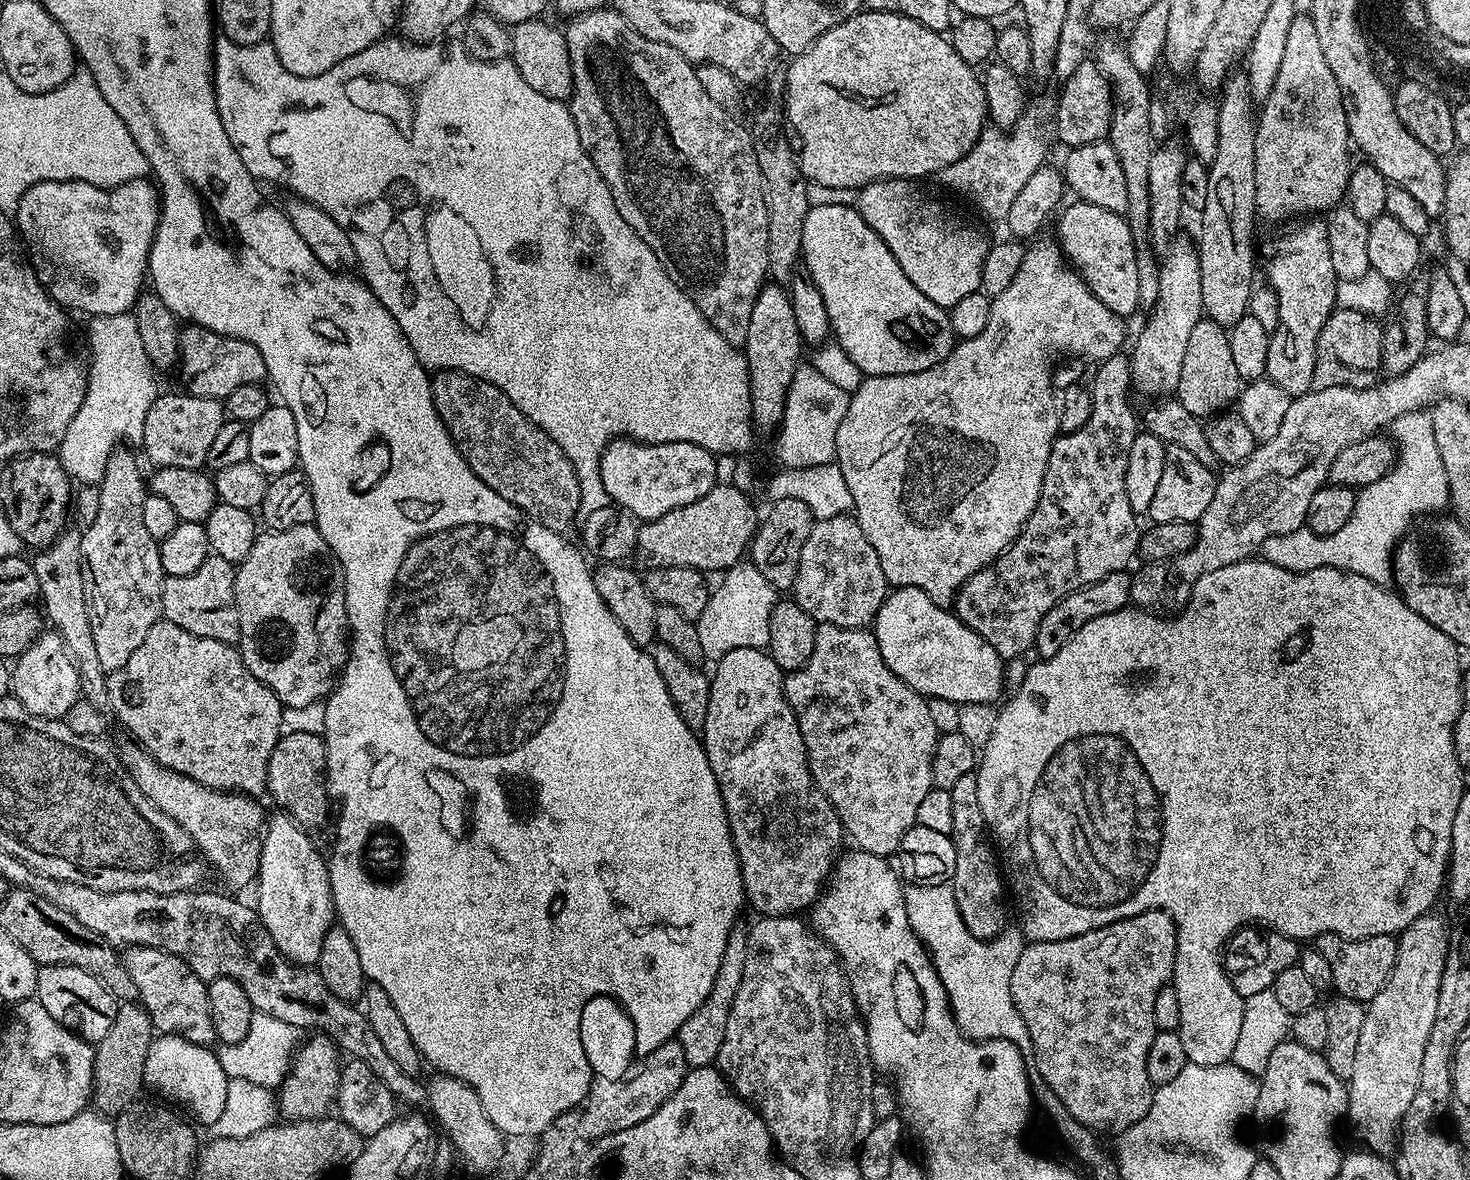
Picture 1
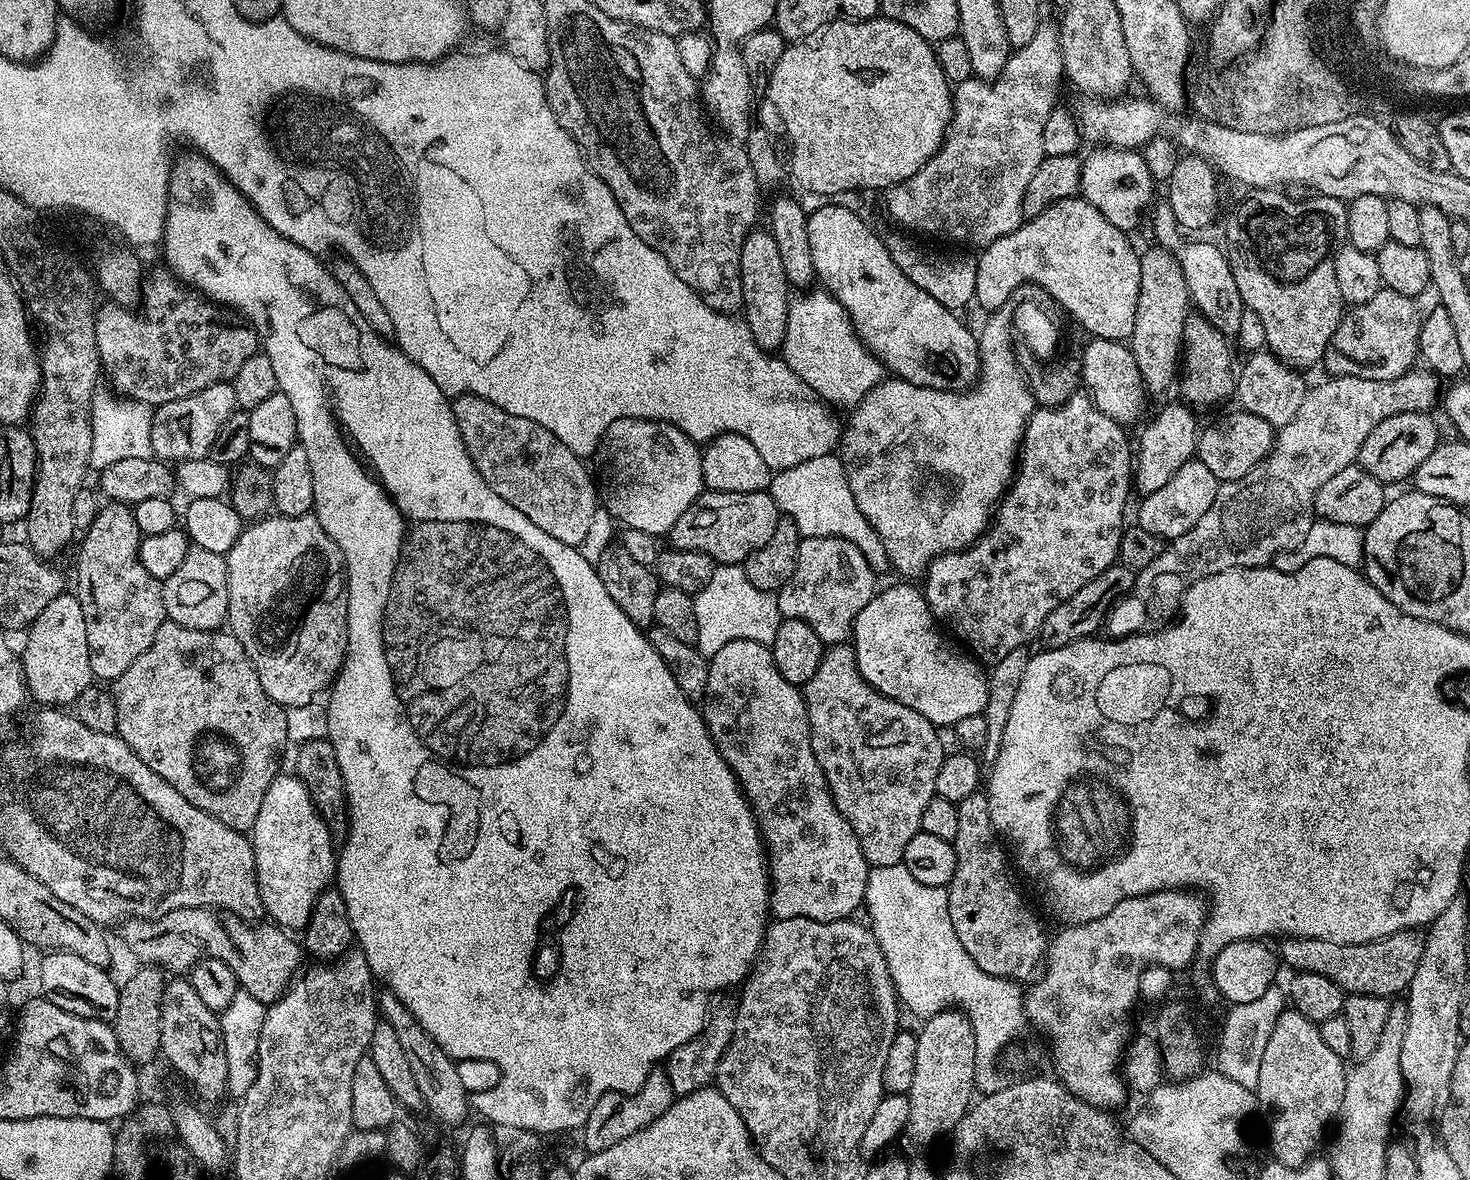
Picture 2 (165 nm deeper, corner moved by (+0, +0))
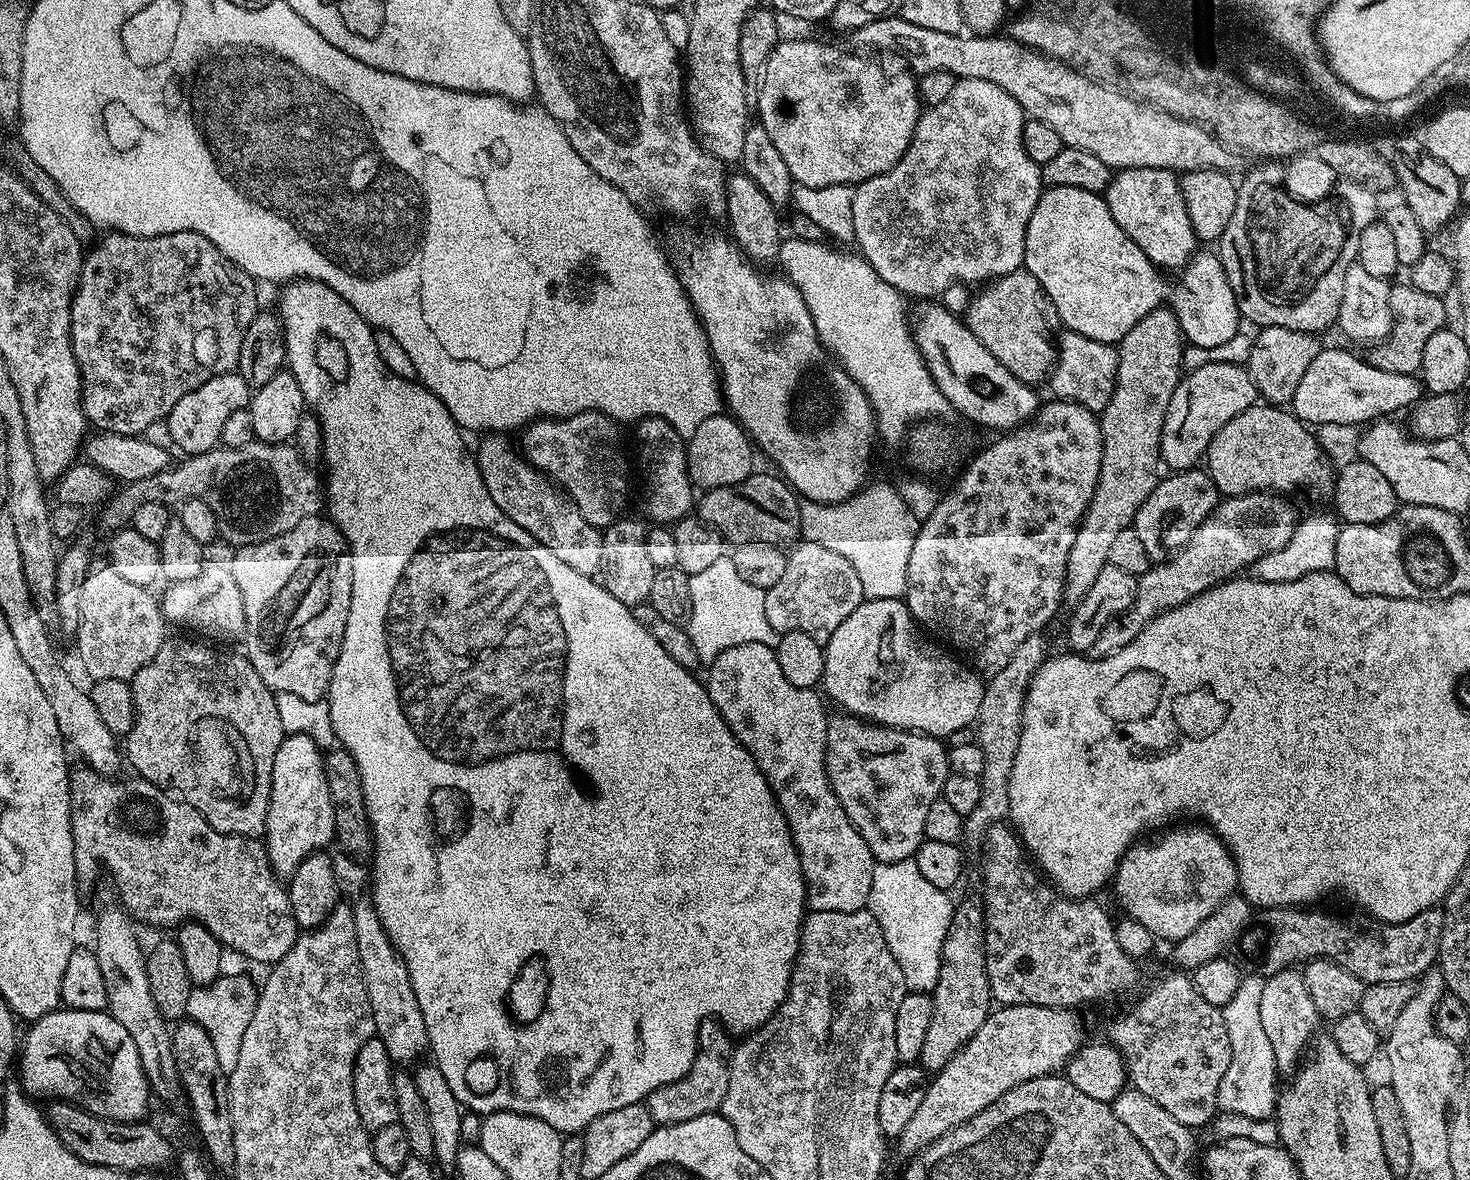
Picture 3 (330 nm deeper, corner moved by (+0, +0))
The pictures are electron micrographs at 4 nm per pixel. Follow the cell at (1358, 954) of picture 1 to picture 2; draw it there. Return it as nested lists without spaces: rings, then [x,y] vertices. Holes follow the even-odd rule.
[[[1407,928],[1365,944],[1326,942],[1322,938],[1284,938],[1279,941],[1278,956],[1283,967],[1285,964],[1292,968],[1288,970],[1293,973],[1323,974],[1345,994],[1396,998],[1392,996],[1399,992],[1401,995],[1407,989],[1410,978],[1414,978],[1414,970],[1418,970],[1418,961],[1422,959],[1424,949],[1424,937],[1423,931]]]

